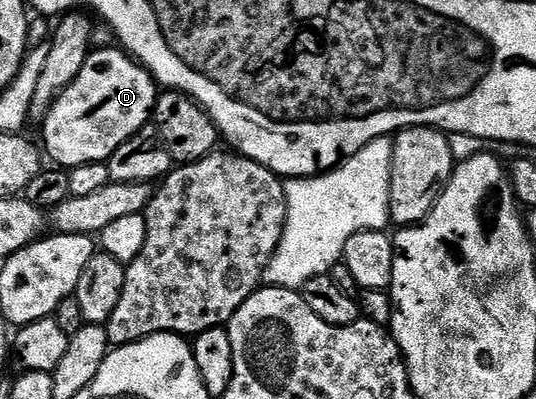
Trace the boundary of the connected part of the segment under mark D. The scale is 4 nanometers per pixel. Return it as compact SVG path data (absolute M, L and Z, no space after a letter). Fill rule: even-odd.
M118 47L94 49L86 56L84 67L80 67L80 75L76 75L70 86L54 100L45 121L41 122L42 137L46 140L45 156L49 160L51 157L55 166L67 171L97 161L109 162L116 147L136 135L136 131L143 129L151 120L154 104L158 102L159 96L160 89L154 78L129 53Z

